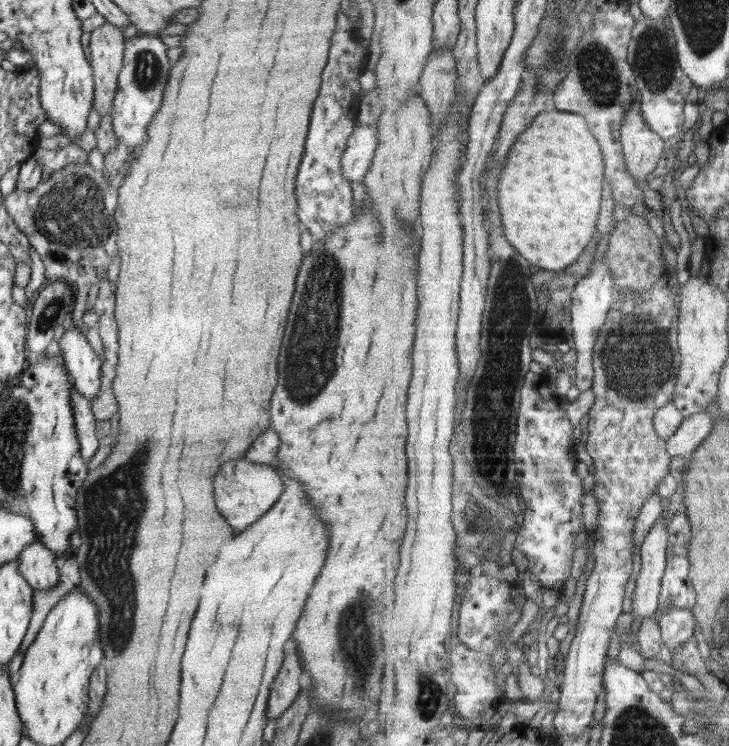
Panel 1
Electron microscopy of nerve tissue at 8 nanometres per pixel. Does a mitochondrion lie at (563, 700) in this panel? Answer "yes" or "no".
no

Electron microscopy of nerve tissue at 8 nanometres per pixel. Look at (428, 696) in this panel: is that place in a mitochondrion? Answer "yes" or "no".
yes

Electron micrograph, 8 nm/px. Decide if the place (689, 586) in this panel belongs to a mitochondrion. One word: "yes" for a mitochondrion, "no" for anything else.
no

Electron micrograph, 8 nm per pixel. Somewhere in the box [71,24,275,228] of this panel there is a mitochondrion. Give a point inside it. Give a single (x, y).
(148, 71)

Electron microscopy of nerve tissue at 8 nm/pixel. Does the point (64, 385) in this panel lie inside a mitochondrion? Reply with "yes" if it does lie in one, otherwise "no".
no

